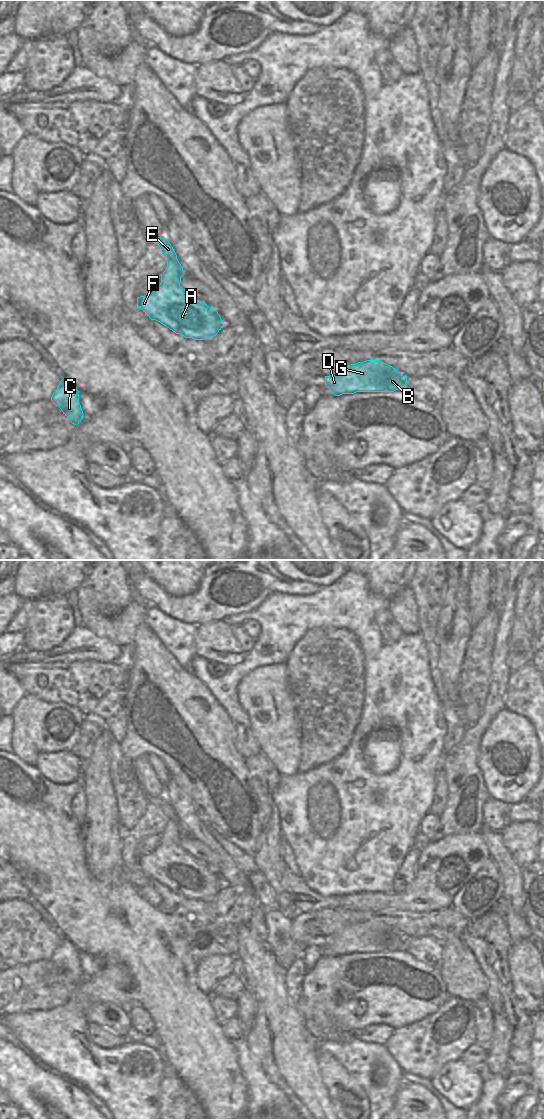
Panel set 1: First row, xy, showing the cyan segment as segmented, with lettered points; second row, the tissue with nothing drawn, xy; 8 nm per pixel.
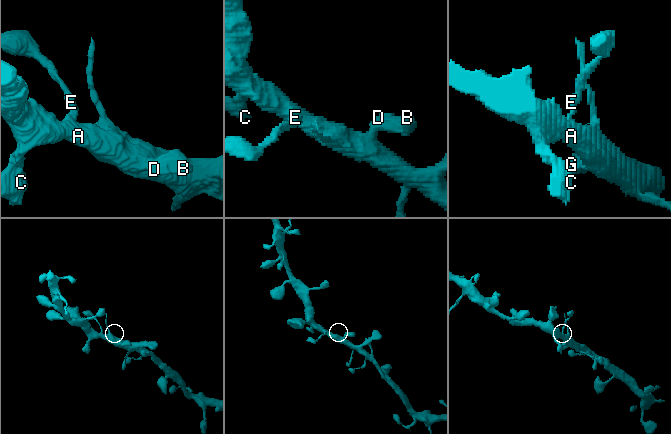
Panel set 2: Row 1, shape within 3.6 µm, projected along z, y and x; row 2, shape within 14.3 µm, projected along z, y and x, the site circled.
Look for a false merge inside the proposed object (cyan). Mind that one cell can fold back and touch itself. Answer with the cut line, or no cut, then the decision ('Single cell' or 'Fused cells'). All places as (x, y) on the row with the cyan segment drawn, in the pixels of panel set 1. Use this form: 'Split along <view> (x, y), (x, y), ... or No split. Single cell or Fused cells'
No split. Single cell

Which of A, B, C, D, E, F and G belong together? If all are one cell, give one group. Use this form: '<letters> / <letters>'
A B C D E F G

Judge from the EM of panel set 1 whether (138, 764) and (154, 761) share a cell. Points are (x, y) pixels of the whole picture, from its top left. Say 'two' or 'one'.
two

